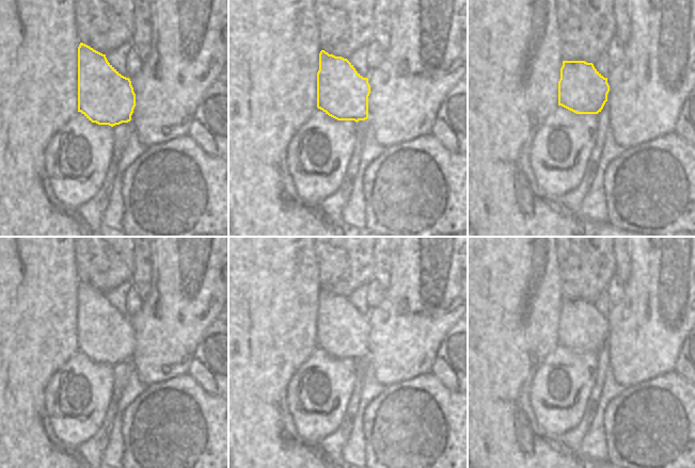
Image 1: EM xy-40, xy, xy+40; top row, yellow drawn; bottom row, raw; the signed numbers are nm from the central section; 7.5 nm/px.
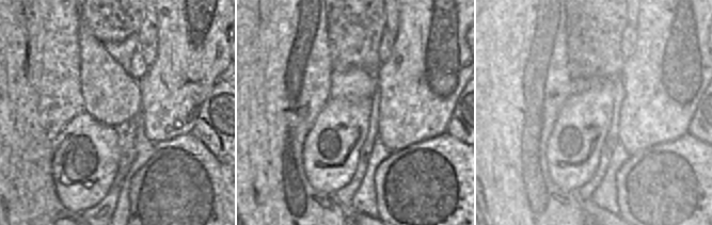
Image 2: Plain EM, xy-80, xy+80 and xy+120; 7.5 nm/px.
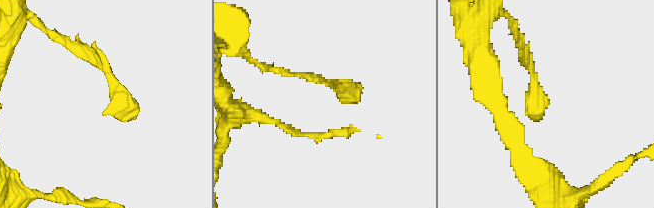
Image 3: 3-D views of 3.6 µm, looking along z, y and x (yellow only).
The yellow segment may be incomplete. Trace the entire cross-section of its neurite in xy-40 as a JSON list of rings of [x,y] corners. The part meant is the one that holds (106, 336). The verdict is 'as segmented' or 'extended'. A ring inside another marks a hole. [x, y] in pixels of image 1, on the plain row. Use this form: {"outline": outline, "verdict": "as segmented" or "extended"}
{"outline": [[[80,281],[78,286],[78,351],[89,359],[111,366],[131,359],[136,333],[129,317],[122,314],[102,293]]], "verdict": "as segmented"}

